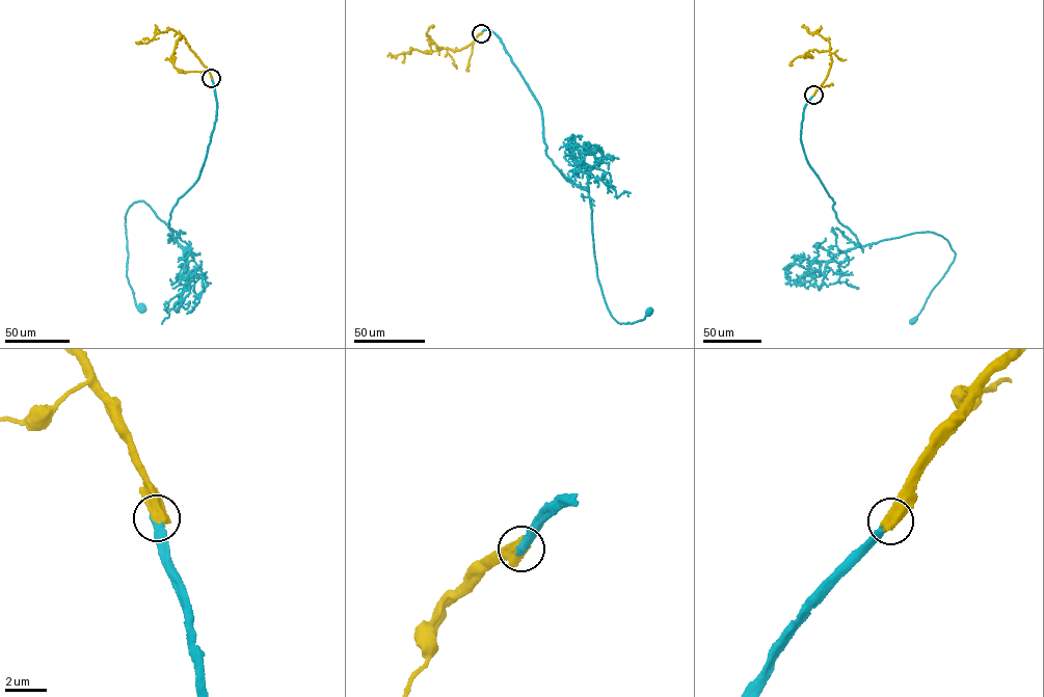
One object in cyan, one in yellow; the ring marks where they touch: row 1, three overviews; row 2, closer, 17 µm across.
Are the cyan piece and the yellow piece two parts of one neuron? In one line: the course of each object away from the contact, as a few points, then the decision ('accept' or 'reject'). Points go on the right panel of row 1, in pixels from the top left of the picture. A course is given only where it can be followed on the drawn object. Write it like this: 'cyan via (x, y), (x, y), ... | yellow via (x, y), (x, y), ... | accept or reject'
cyan via (813, 95), (802, 122), (805, 157), (859, 246), (927, 231), (955, 252), (912, 321) | yellow via (813, 95), (830, 66), (830, 44), (815, 32), (808, 32), (804, 25) | accept

